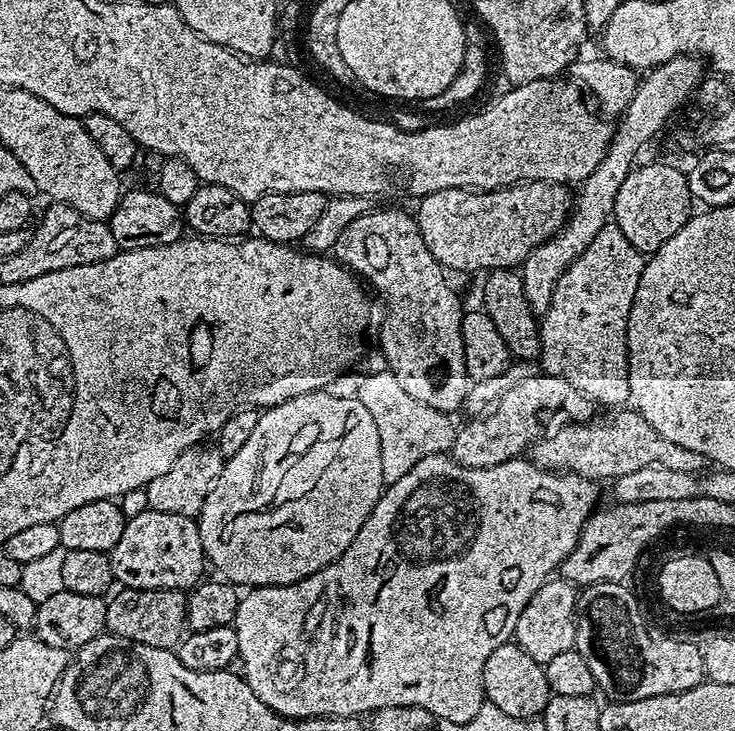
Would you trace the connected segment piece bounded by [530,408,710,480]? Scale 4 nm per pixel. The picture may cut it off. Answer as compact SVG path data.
M633 408L611 409L592 417L586 423L568 424L537 441L530 456L533 463L540 468L574 472L595 480L613 480L639 468L652 466L688 472L696 476L703 473L710 464L698 451L675 445L662 437L662 434Z

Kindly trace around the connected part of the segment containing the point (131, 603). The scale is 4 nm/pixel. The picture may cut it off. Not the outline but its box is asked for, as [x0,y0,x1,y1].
[105,588,189,649]

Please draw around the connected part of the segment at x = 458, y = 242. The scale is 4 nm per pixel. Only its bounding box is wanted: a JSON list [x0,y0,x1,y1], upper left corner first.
[414,180,574,273]

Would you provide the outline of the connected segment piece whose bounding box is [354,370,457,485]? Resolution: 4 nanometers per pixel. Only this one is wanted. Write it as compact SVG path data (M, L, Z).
M387 370L372 372L360 380L354 389L354 395L370 415L374 418L374 426L378 426L378 442L382 446L382 478L385 485L398 482L402 474L414 470L422 458L430 458L439 452L447 453L456 437L457 425L452 424L453 417L447 412L434 410L434 406L426 406L426 402L418 402L406 394L398 378Z

